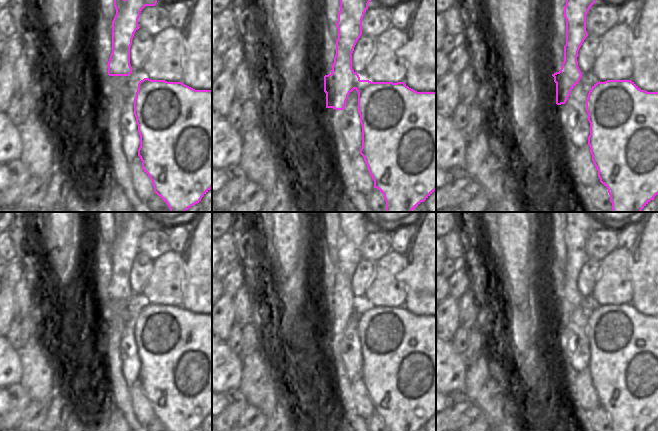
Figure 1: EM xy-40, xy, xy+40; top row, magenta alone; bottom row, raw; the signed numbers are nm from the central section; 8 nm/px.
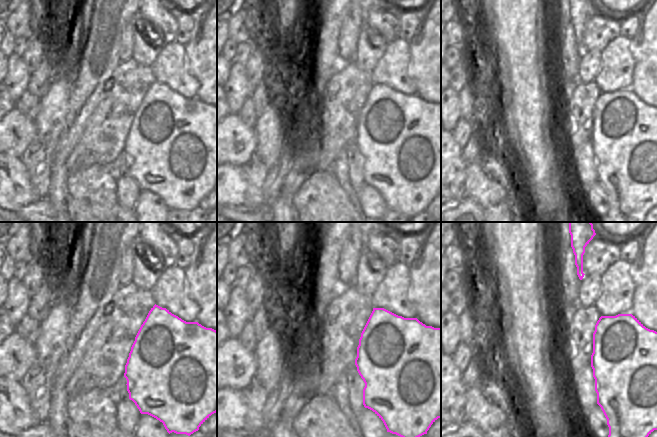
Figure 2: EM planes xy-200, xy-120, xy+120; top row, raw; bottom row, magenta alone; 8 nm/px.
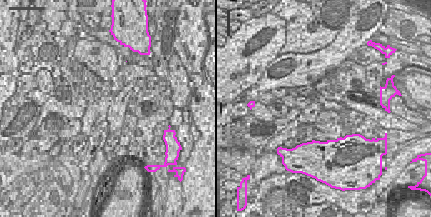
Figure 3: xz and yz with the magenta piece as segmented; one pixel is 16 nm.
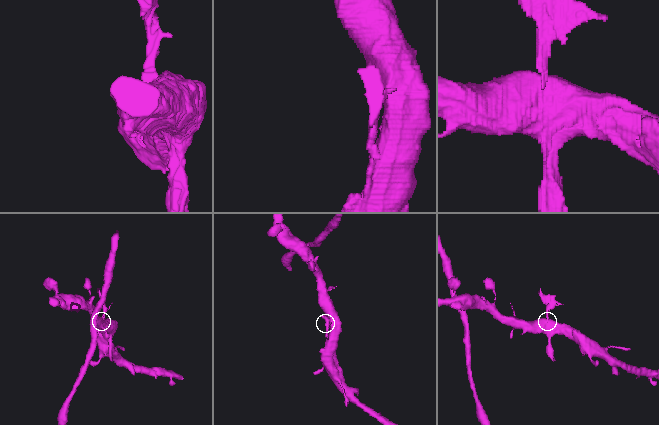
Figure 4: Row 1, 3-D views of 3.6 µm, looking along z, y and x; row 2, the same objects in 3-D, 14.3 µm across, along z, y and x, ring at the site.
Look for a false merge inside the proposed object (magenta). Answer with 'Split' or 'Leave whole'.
Split.

